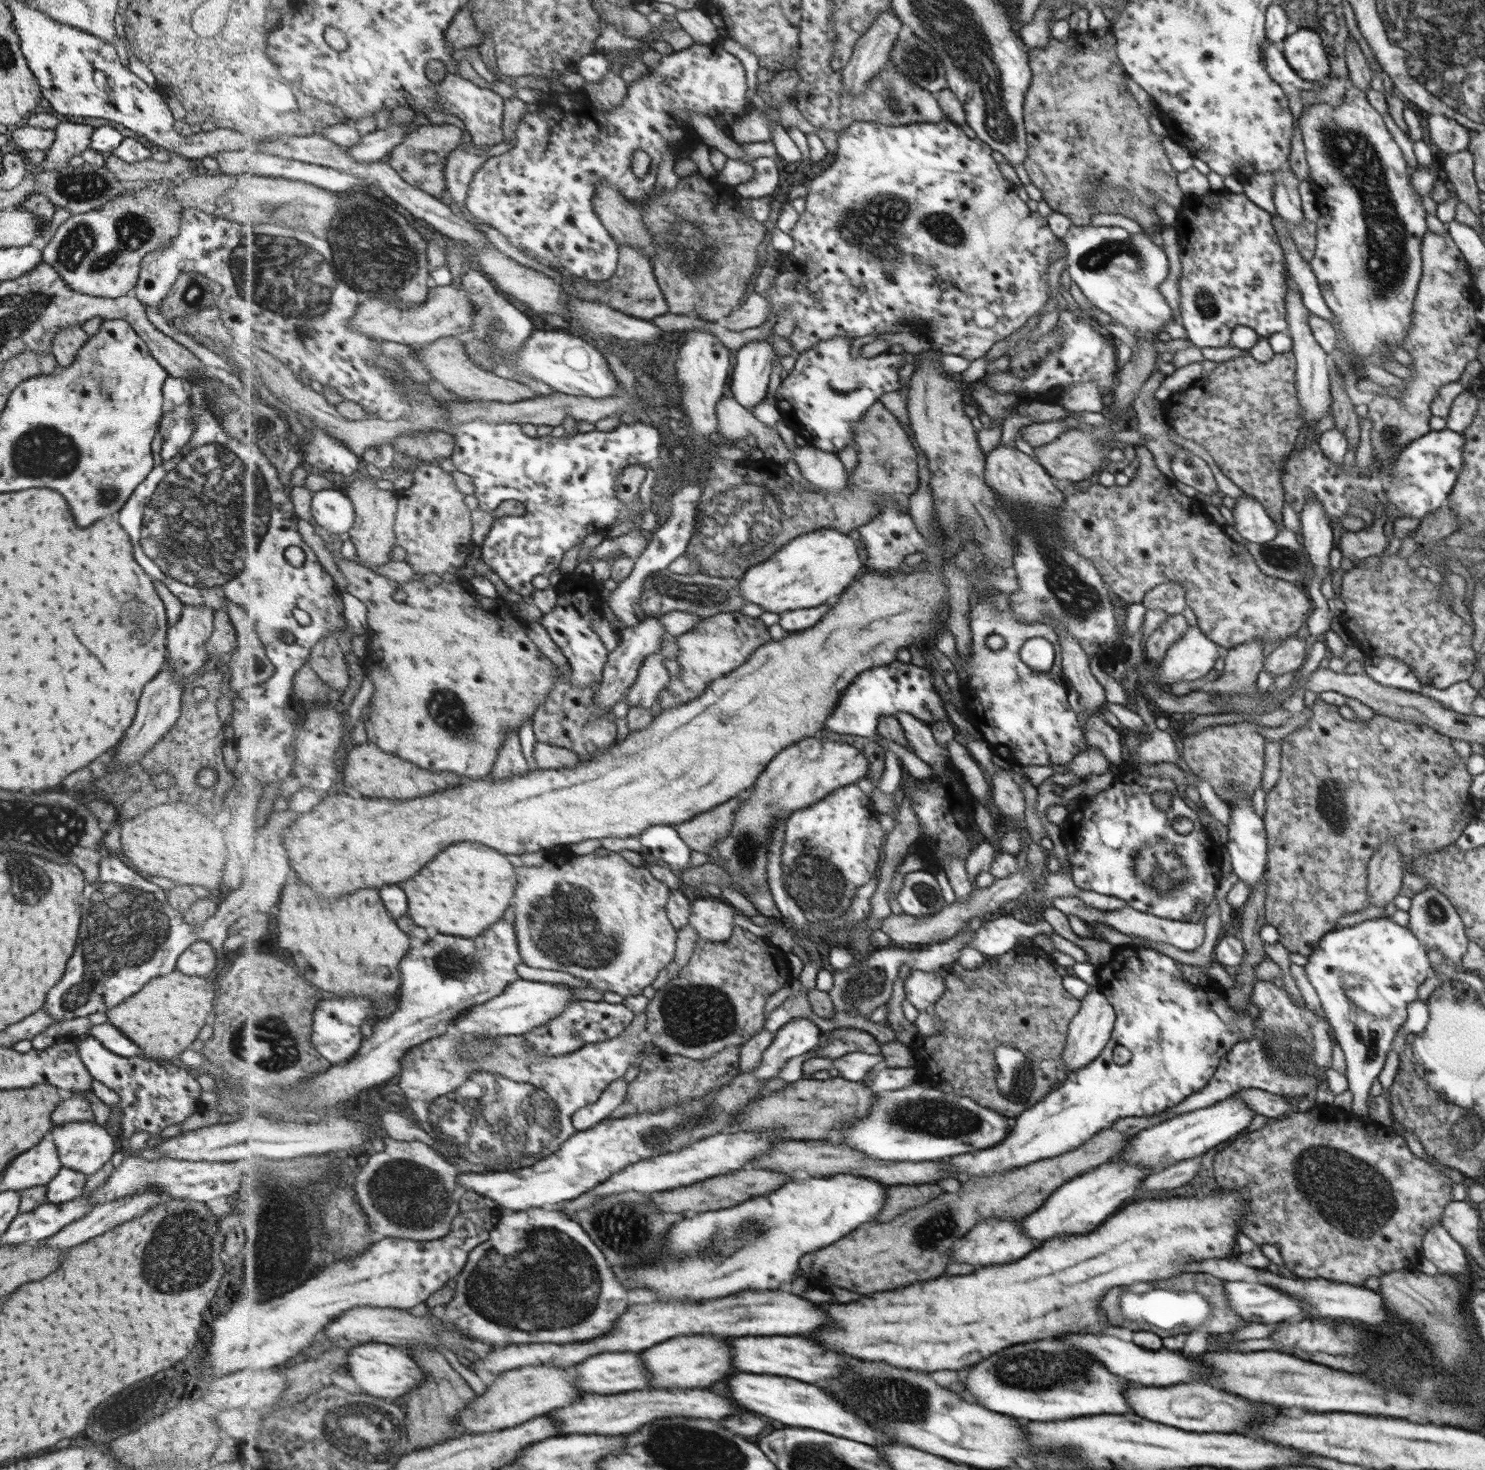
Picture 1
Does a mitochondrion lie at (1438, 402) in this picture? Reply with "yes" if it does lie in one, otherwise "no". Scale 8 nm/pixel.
no

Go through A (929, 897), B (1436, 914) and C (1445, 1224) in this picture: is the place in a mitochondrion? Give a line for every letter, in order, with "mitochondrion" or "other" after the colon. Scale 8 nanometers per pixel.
A: mitochondrion
B: mitochondrion
C: other

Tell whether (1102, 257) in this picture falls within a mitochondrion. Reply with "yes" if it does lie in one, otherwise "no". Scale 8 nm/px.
yes

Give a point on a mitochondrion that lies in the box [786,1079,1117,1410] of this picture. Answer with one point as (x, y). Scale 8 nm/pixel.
(1035, 1370)

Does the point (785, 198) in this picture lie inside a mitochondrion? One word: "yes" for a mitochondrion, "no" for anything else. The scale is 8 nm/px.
no

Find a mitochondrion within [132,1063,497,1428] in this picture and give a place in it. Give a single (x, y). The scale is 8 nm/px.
(176, 1240)

